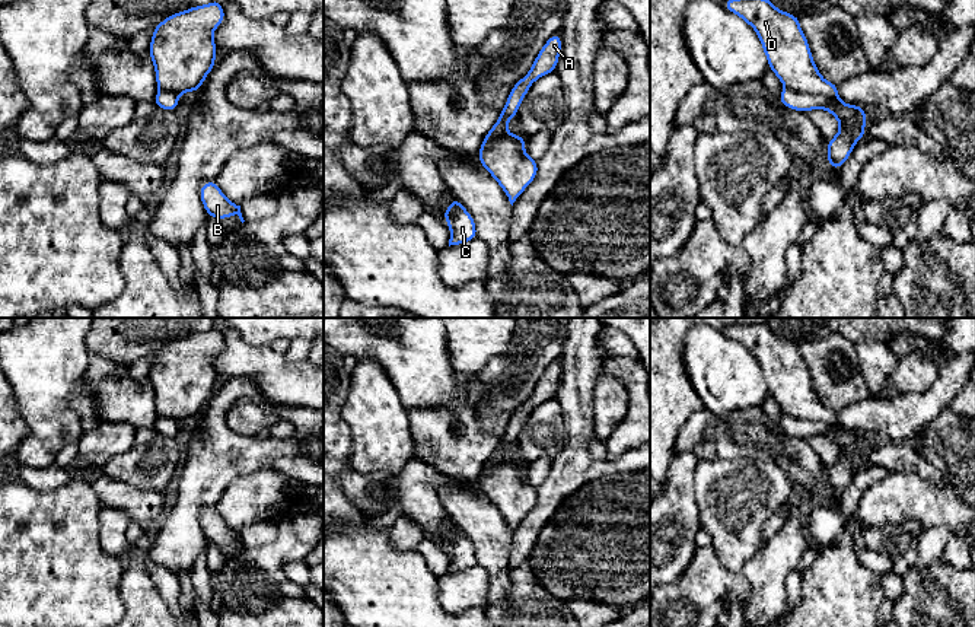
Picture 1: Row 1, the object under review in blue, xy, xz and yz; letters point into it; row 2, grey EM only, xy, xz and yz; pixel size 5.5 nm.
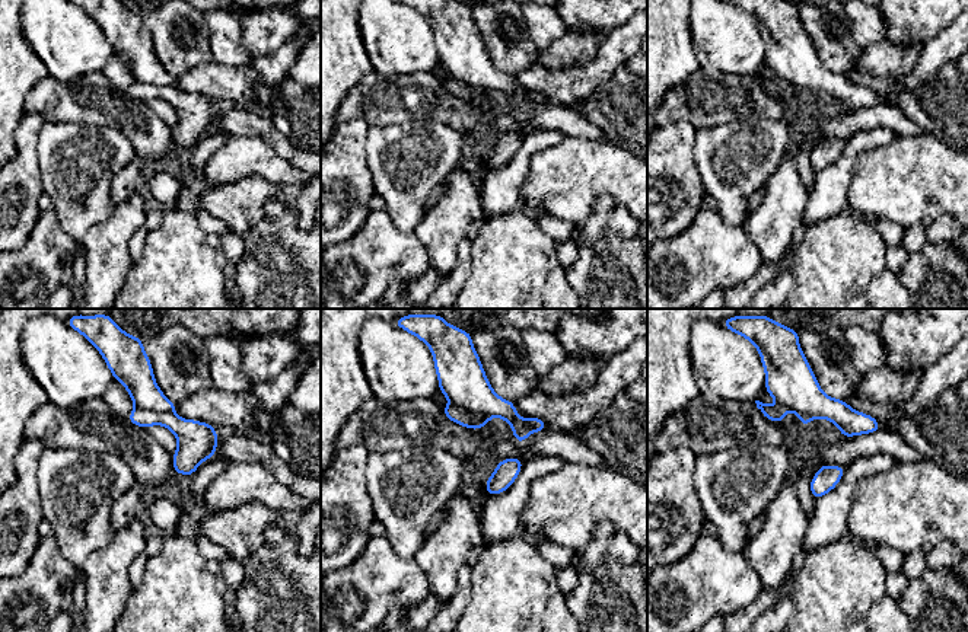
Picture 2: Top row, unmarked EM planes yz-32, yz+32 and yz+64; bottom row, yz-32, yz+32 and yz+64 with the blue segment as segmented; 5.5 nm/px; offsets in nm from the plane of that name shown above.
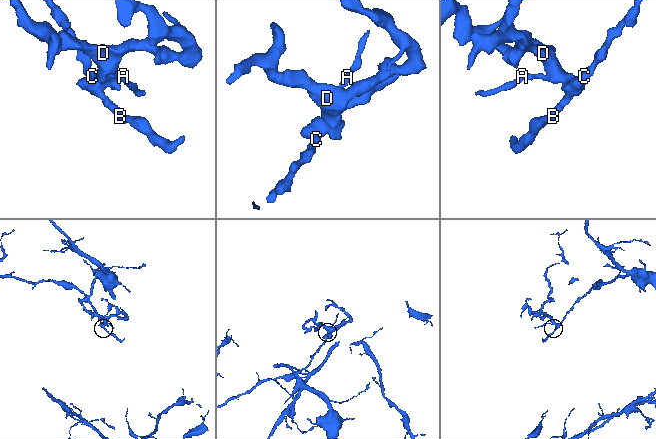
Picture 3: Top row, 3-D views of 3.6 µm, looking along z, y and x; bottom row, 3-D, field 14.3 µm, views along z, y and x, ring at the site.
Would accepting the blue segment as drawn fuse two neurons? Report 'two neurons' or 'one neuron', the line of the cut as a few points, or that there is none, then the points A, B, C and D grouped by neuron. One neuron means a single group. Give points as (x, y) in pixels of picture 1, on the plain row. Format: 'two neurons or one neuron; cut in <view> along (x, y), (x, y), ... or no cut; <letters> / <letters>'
two neurons; cut in yz along (786, 413), (838, 426); A B C / D

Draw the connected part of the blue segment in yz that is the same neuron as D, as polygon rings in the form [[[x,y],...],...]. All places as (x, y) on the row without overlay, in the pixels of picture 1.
[[[735,324],[723,332],[755,356],[768,385],[768,395],[786,414],[839,426],[838,411],[826,408],[813,388],[800,346],[777,335],[767,324]]]

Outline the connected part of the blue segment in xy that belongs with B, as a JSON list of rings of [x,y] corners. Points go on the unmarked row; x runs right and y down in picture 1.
[[[214,507],[203,510],[200,516],[203,532],[208,542],[219,545],[227,545],[232,541],[238,541],[243,550],[240,532],[233,531],[217,513]]]

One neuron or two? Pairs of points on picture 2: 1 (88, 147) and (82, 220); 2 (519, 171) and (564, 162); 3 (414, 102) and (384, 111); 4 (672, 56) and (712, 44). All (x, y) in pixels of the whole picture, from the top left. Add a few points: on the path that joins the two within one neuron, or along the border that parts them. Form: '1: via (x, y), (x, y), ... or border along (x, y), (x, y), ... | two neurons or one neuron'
1: via (80, 165), (80, 203) | one neuron
2: border along (553, 146), (538, 150), (531, 158), (521, 203) | two neurons
3: via (407, 102), (391, 104) | one neuron
4: border along (688, 15), (688, 32), (696, 60), (700, 66) | two neurons

